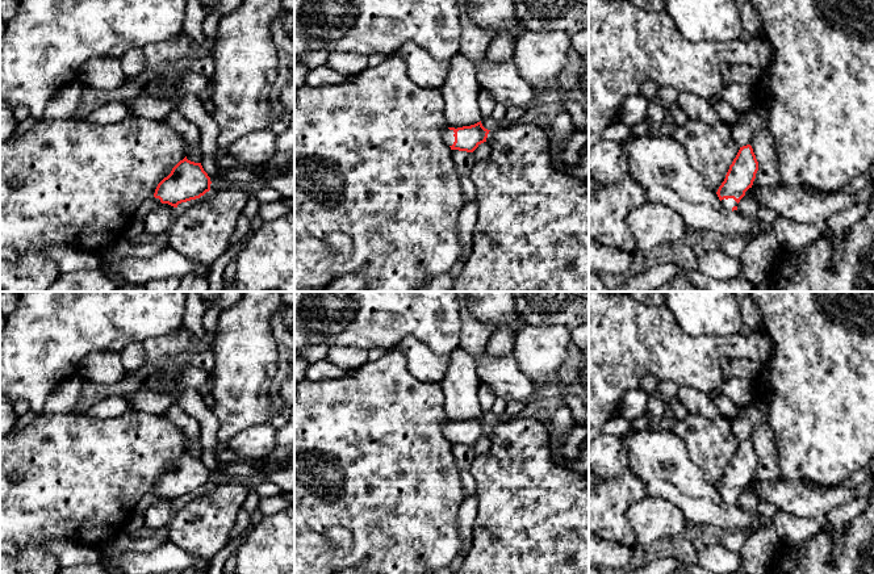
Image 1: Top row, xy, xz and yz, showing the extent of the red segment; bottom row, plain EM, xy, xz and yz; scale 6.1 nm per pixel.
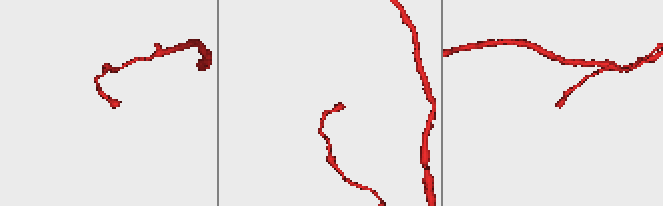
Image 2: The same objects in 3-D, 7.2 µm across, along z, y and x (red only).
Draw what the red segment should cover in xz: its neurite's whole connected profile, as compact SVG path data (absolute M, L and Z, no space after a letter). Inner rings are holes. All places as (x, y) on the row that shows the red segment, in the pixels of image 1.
M480 121L457 129L446 127L442 131L442 139L451 150L473 152L481 143L486 142L489 131Z

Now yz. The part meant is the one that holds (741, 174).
M750 144L740 147L733 159L724 181L716 194L725 210L737 210L740 200L752 188L758 171L758 162Z

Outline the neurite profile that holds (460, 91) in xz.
M459 51L449 59L440 88L448 127L471 126L482 120L478 104L481 91L474 62Z

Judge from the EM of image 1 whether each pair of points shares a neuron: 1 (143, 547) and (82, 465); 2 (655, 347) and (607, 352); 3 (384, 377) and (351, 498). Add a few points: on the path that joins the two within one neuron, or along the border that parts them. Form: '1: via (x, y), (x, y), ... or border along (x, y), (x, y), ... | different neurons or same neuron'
1: border along (124, 531), (96, 545) | different neurons
2: via (643, 347), (619, 347) | same neuron
3: via (381, 407), (380, 427), (368, 440), (358, 468) | same neuron

